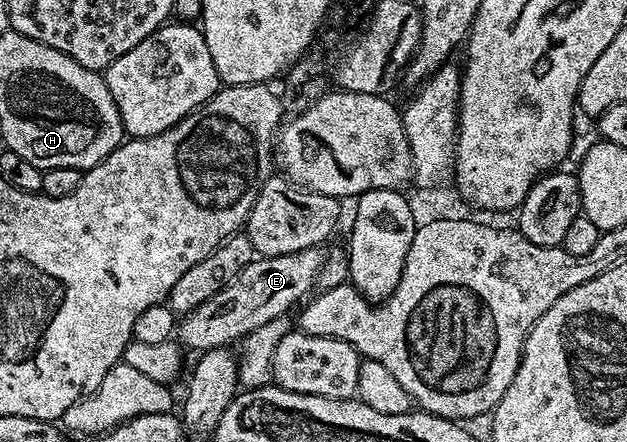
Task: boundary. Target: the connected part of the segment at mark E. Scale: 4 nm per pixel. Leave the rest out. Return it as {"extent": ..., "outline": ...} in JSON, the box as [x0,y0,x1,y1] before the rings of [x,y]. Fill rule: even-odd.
{"extent":[178,247,325,351],"outline":[[[316,247],[289,255],[259,257],[251,261],[249,267],[242,269],[234,281],[217,291],[213,299],[205,299],[201,307],[186,314],[178,322],[178,340],[188,350],[191,348],[195,349],[194,351],[231,347],[242,342],[243,338],[249,336],[257,327],[288,314],[291,308],[294,310],[312,292],[311,288],[316,288],[325,260],[323,251],[322,248]]]}

